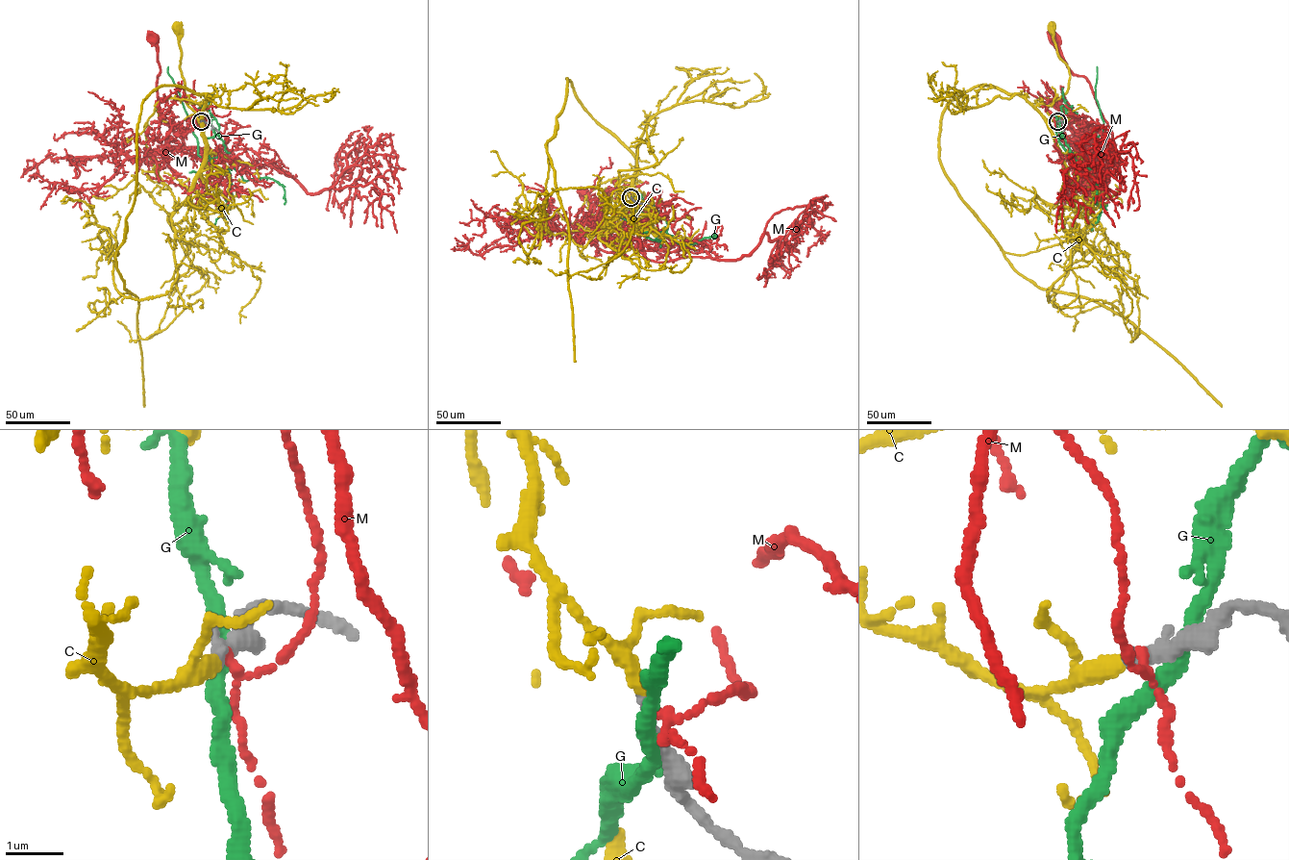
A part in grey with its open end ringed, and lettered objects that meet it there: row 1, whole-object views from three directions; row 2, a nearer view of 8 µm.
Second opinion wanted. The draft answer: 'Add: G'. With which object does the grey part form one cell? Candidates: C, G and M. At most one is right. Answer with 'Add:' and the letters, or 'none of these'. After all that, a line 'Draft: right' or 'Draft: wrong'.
Add: C
Draft: wrong

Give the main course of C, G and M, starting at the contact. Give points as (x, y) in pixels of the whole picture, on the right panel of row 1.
C: (1057, 121), (1050, 119), (1047, 108), (1066, 91), (1070, 76), (1068, 66), (1057, 55), (1052, 28)
G: (1058, 121), (1055, 131), (1059, 142), (1071, 157), (1086, 163), (1094, 140), (1103, 133), (1095, 98), (1097, 66)
M: (1057, 121), (1046, 106), (1049, 100), (1065, 114), (1112, 139), (1090, 83), (1073, 73), (1053, 35)

